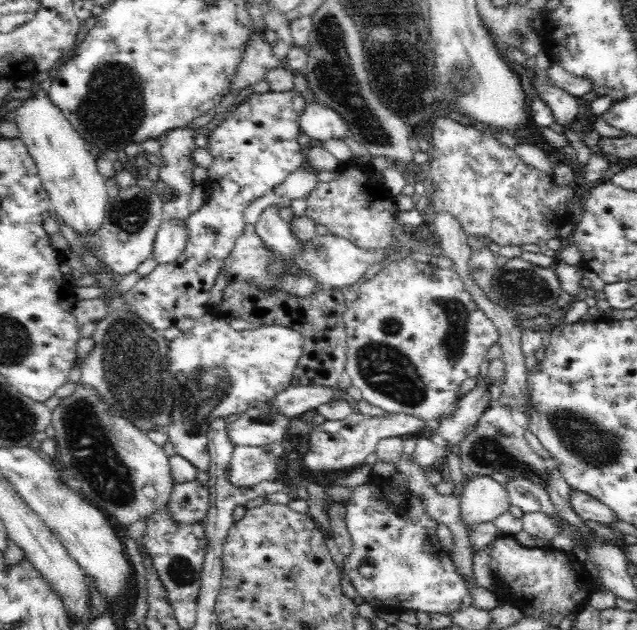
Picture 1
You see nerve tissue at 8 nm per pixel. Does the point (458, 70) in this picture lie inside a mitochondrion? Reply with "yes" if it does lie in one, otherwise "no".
yes

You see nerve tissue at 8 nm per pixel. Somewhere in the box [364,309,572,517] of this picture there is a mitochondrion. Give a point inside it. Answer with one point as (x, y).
(487, 451)

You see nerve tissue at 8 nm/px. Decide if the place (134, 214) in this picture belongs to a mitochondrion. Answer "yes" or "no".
yes

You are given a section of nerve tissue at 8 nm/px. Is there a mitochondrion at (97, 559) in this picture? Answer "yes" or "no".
no

